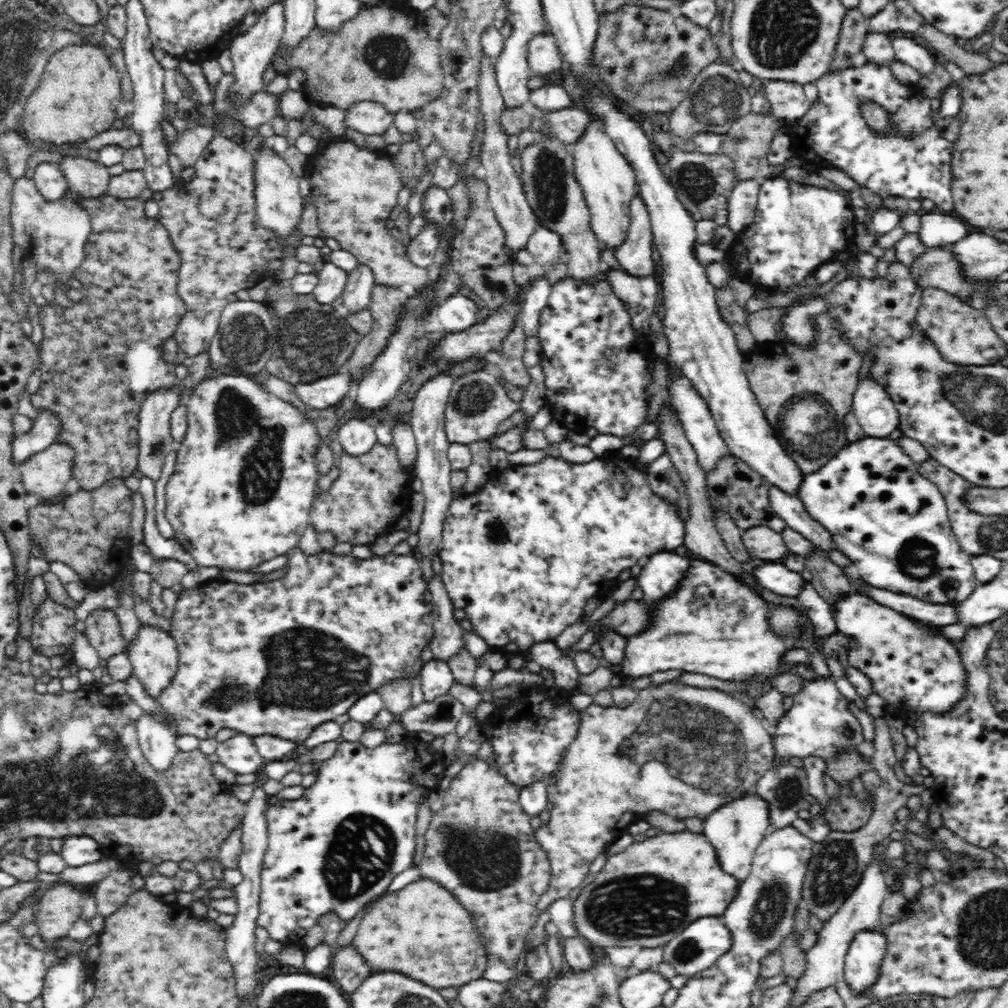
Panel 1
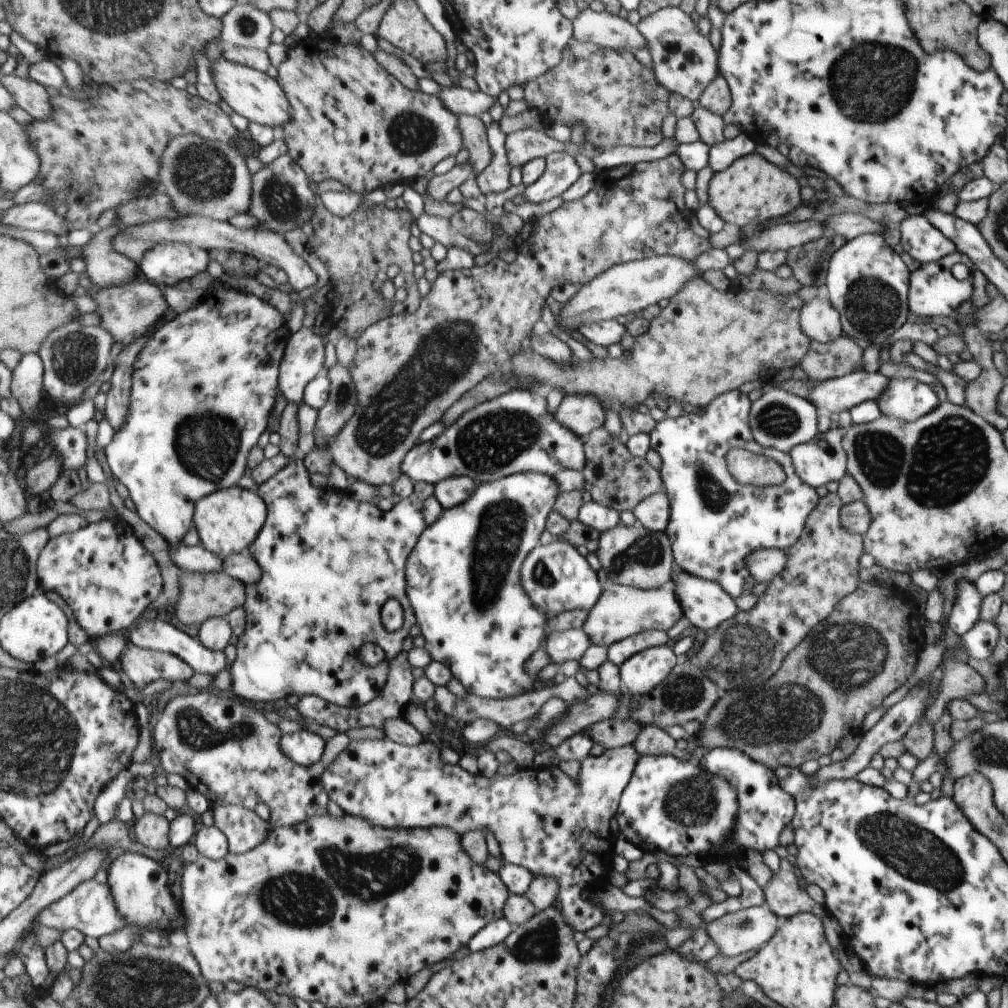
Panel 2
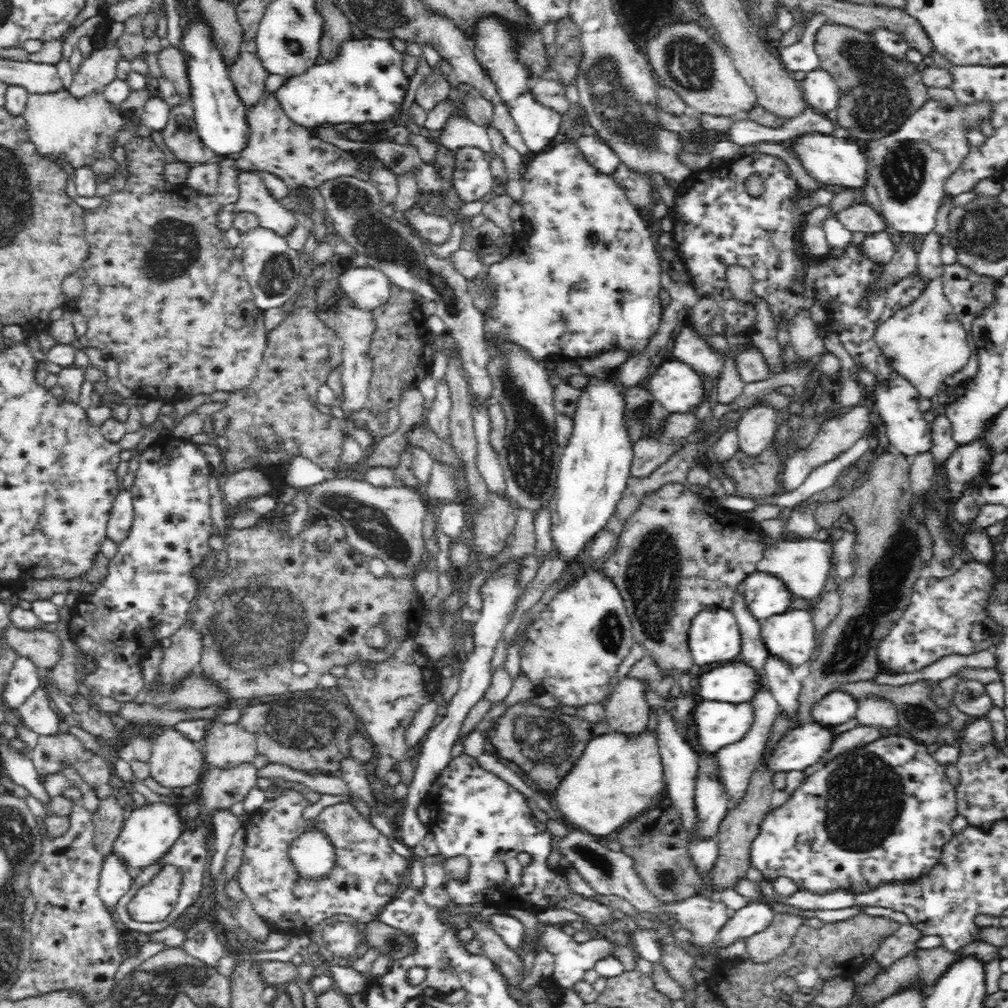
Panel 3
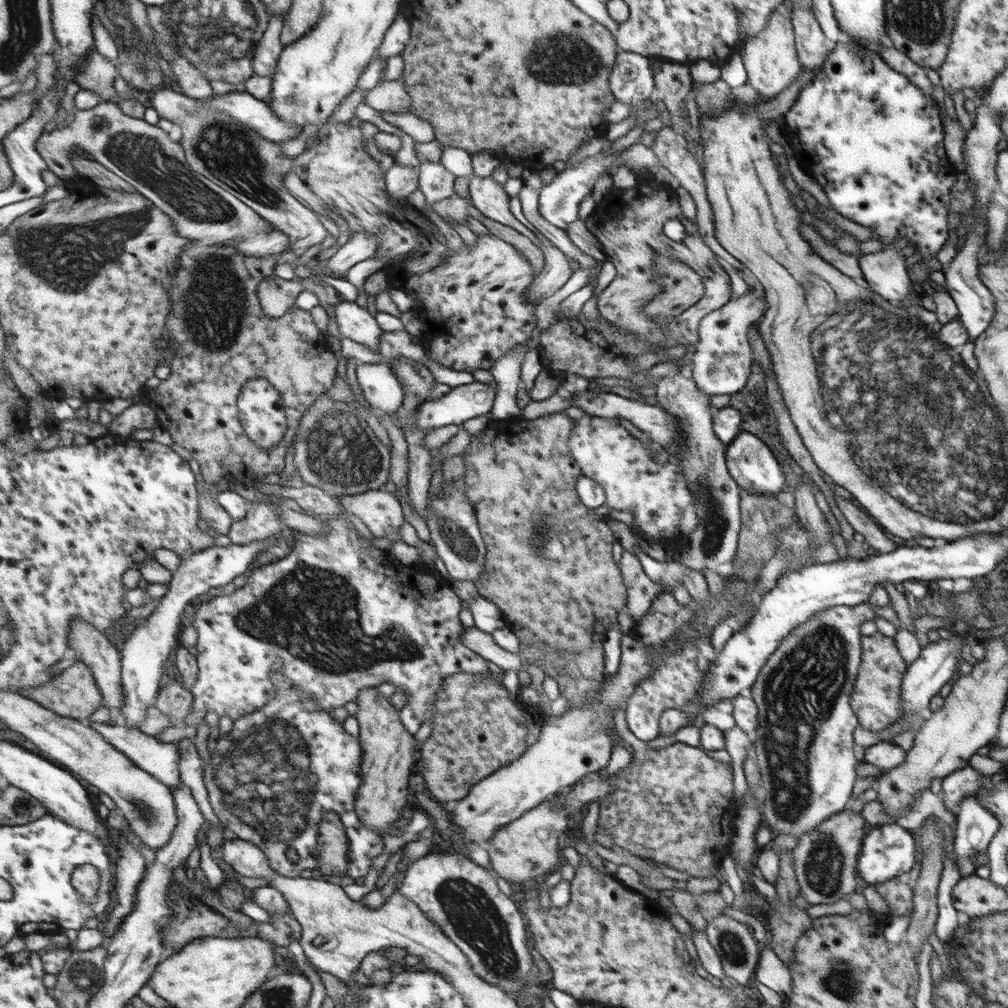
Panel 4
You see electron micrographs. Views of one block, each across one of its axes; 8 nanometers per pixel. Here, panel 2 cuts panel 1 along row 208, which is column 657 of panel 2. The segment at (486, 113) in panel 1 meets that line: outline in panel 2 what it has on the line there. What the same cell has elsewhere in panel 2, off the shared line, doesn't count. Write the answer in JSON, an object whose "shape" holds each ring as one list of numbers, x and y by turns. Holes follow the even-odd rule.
{"shape":[[662,488,644,498,632,512,644,527,657,532,665,532,669,522,669,499,665,490]]}

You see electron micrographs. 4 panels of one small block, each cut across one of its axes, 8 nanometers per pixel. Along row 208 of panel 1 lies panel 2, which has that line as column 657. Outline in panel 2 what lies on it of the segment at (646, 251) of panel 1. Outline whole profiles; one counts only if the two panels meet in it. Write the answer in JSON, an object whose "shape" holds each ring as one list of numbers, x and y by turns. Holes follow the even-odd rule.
{"shape":[[646,630,643,633,634,634,632,637,624,638,615,645,607,647,608,661,620,667,642,650,665,646,668,640,670,640,668,634,662,630]]}

